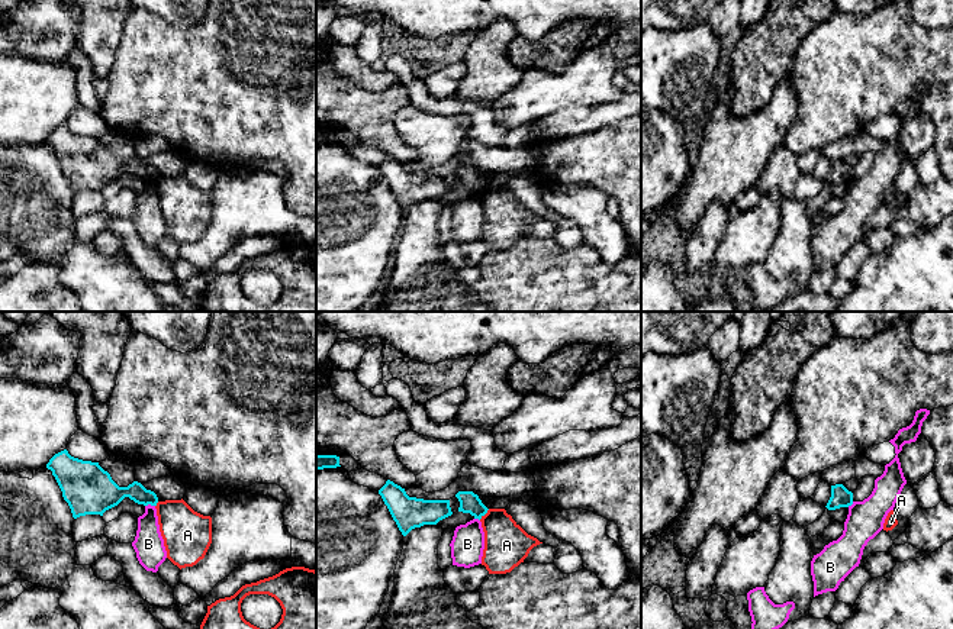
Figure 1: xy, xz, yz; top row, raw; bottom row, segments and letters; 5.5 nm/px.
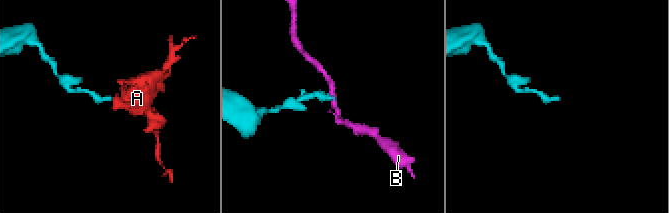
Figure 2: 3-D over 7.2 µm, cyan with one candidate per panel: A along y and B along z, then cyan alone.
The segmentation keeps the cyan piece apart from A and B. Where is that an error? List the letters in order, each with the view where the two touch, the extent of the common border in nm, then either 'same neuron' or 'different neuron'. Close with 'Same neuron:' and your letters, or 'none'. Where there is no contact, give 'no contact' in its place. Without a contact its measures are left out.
A: xz | 90 nm | different neuron
B: xy | 60 nm | different neuron
Same neuron: none

